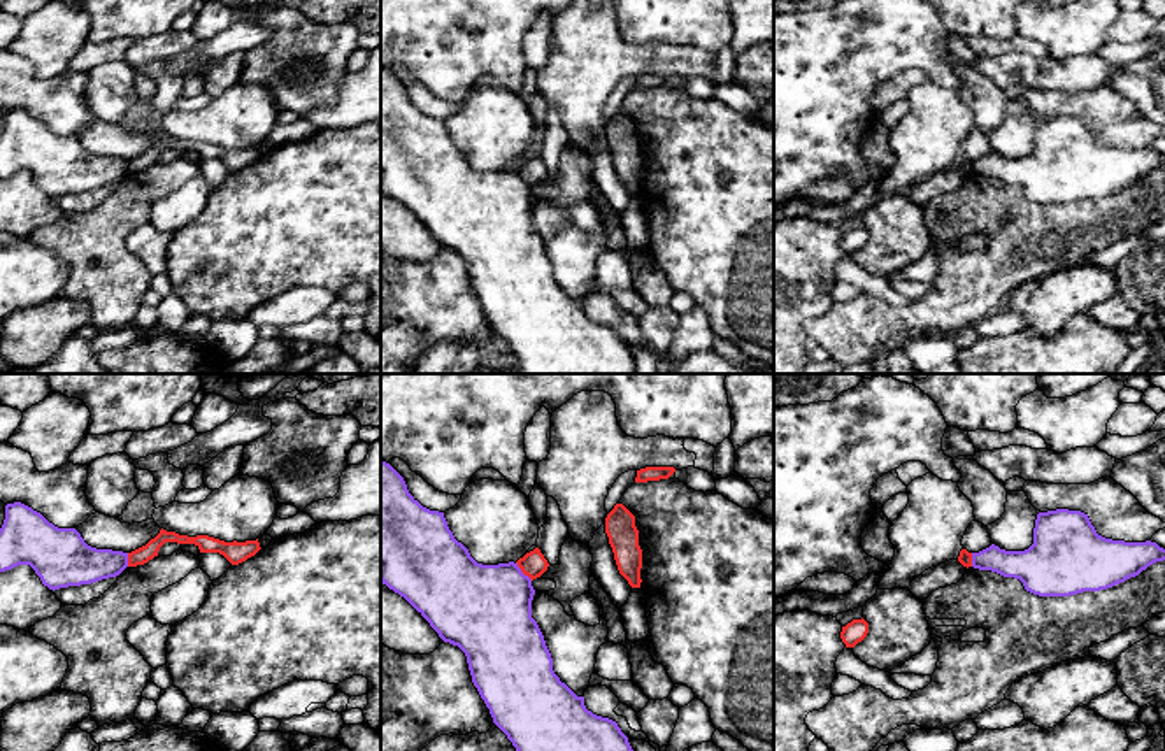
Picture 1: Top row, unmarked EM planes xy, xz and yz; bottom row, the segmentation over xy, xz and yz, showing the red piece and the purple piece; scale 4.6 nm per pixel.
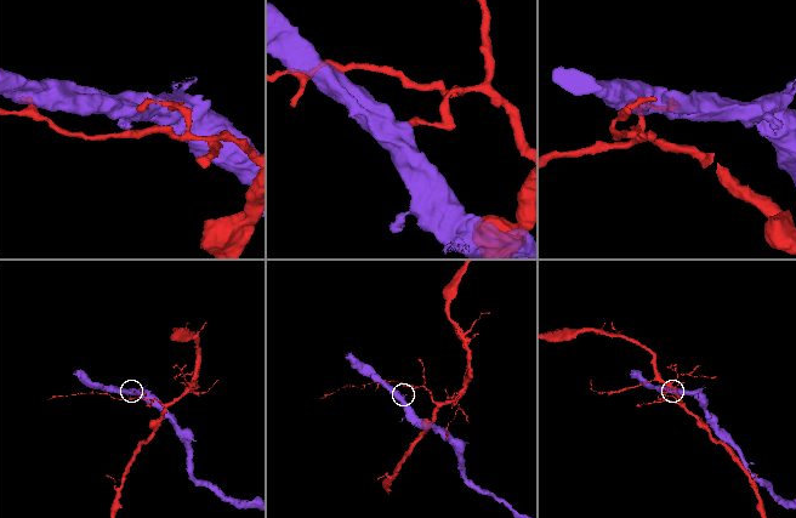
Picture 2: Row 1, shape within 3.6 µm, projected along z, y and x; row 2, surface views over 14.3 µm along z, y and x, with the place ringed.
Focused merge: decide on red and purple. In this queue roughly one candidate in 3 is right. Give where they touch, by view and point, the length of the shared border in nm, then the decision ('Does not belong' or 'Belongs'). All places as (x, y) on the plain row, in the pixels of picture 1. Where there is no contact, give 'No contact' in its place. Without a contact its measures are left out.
Touches red at xz (523, 179). Shared border 120 nm. Does not belong

